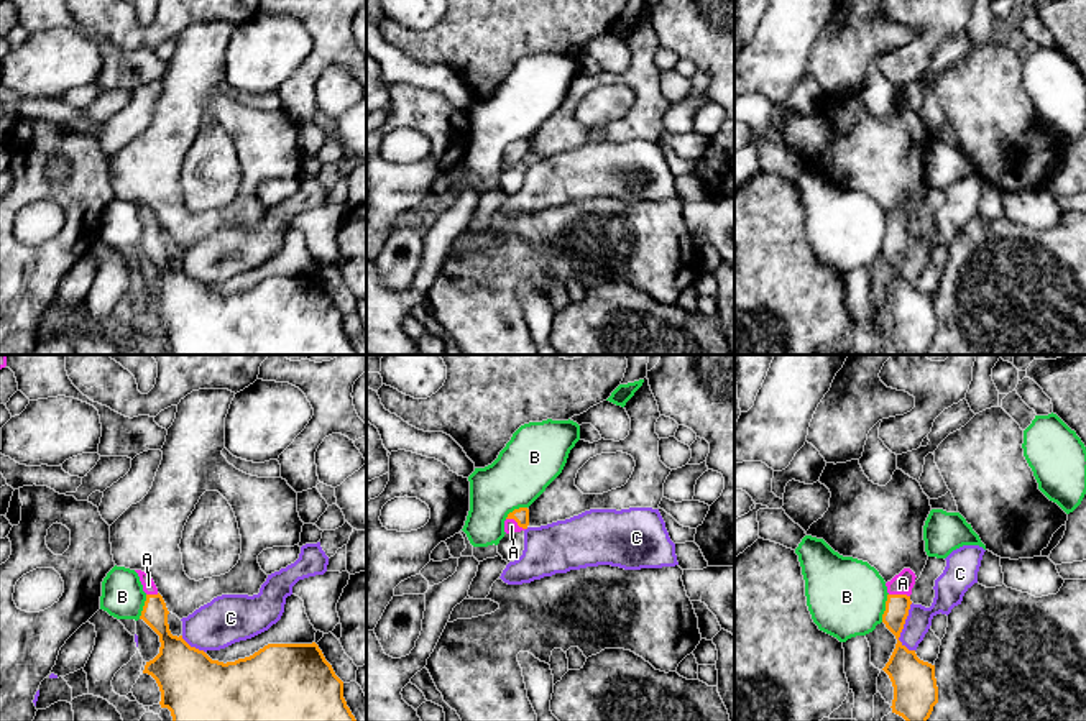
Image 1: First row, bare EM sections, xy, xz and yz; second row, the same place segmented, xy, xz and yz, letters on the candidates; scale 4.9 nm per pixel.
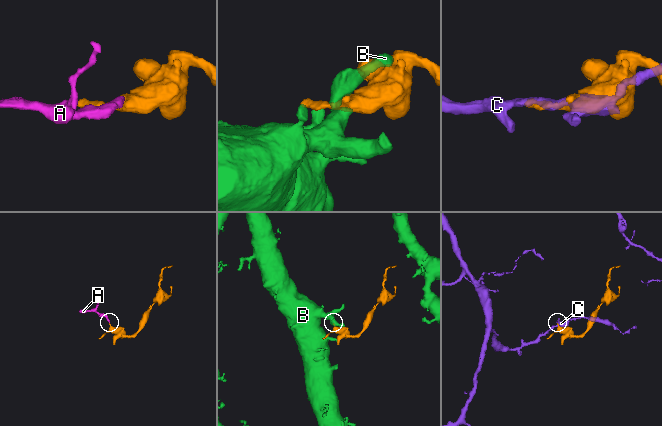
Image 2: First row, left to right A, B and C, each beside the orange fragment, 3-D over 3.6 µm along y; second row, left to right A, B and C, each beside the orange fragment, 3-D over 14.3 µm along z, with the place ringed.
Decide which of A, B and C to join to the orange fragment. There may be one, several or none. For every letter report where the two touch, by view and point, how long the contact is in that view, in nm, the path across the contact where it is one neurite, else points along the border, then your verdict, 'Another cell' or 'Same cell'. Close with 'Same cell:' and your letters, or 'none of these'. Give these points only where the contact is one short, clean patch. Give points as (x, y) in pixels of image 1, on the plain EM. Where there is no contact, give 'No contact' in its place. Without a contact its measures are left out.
A: Touches orange at xz (516, 153). Shared border 110 nm. Path across: xz (521, 148), (516, 153), (511, 158). Same cell
B: Touches orange at yz (886, 240). Shared border 150 nm. Boundary: yz (888, 225), (881, 253). Another cell
C: Touches orange at yz (902, 260). Shared border 240 nm. Another cell
Same cell: A

